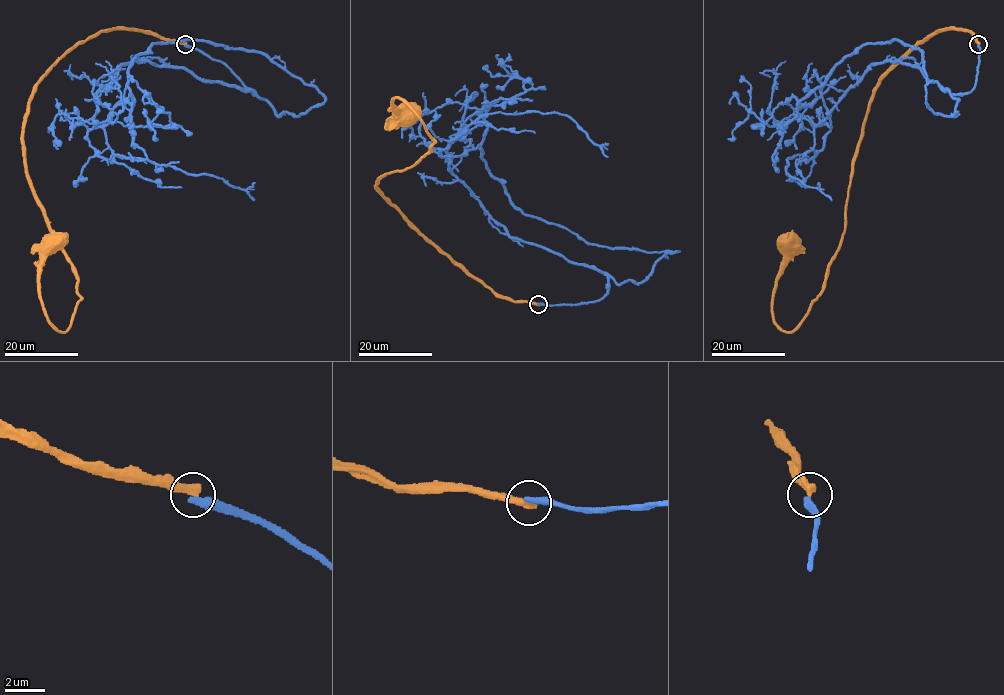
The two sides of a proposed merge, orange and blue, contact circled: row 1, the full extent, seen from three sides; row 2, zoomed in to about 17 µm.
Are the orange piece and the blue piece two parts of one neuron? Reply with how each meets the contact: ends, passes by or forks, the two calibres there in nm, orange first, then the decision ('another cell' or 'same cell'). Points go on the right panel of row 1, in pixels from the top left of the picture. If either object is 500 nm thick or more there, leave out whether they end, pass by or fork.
orange ends | blue ends | 460/400 nm | another cell

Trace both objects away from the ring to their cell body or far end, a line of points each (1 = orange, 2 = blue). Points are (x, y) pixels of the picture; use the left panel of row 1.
1: (185, 45), (99, 31), (37, 84), (23, 155), (77, 280), (64, 331), (41, 298), (44, 244), (55, 241)
2: (185, 45), (221, 61), (255, 94), (134, 61), (97, 91), (93, 120), (114, 154), (215, 176), (254, 199)

